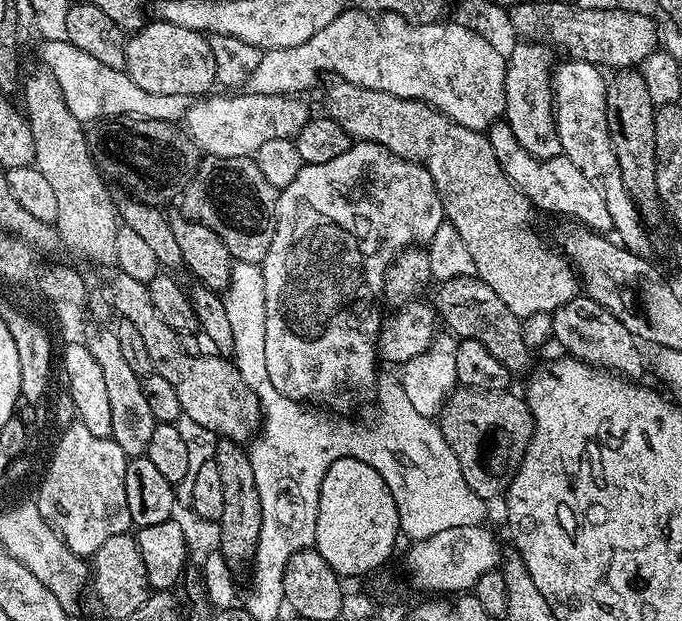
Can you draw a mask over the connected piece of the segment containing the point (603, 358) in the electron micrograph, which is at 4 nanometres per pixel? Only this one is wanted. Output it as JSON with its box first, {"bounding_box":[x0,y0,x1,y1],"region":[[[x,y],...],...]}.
{"bounding_box":[551,294,644,382],"region":[[[586,294],[579,295],[573,295],[558,311],[551,313],[552,340],[560,343],[567,355],[581,360],[583,364],[603,368],[633,382],[639,381],[644,372],[644,356],[640,353],[638,337],[626,330],[626,326],[622,326],[622,322],[618,322],[618,318],[610,314],[610,310],[606,310]]]}

